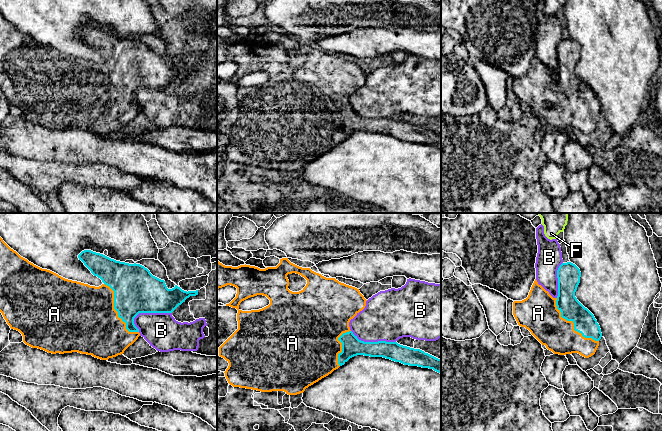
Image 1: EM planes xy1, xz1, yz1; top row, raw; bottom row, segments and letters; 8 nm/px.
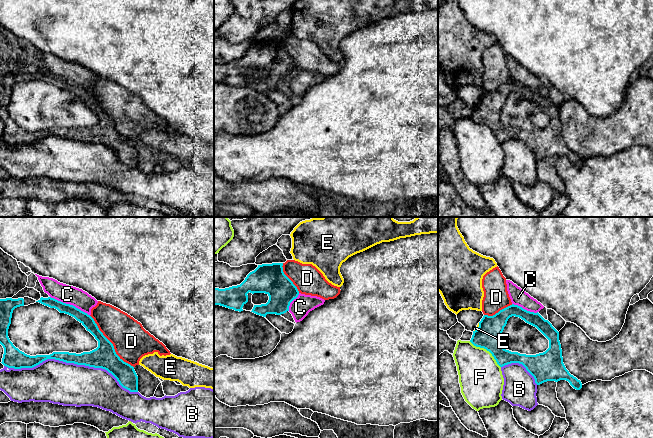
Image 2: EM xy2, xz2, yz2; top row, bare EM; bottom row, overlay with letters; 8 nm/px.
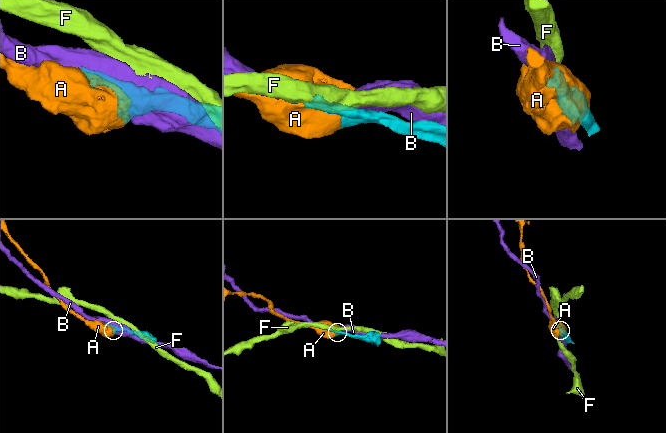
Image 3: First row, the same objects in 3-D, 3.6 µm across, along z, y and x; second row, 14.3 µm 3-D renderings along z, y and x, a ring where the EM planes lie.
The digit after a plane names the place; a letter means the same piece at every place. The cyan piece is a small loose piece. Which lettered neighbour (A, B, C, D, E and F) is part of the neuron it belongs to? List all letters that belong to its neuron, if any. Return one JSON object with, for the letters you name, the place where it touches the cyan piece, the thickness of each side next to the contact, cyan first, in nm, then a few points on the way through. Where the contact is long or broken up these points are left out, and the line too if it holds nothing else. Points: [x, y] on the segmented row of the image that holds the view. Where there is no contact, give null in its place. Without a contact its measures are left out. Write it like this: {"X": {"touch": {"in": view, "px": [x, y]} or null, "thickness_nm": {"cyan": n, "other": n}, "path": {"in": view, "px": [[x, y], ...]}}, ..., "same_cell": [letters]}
{"A": {"touch": {"in": "yz1", "px": [573, 322]}, "thickness_nm": {"cyan": 180, "other": 280}}, "same_cell": ["A"]}

